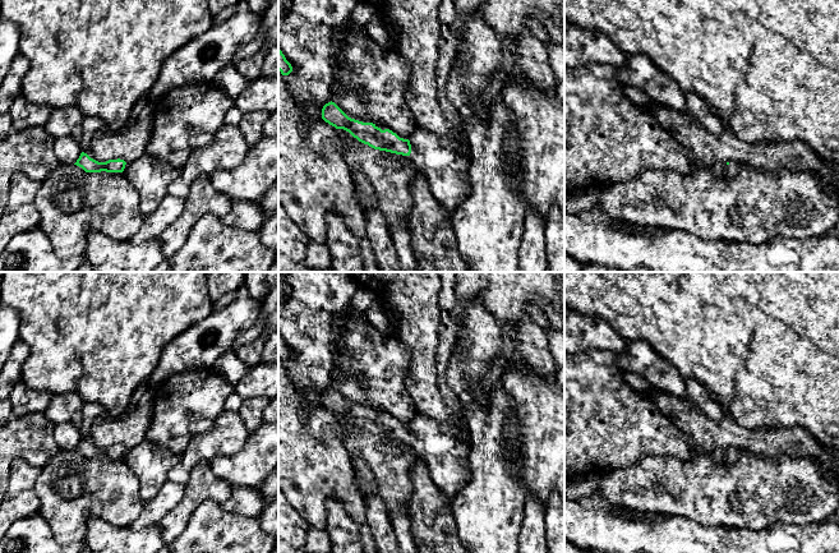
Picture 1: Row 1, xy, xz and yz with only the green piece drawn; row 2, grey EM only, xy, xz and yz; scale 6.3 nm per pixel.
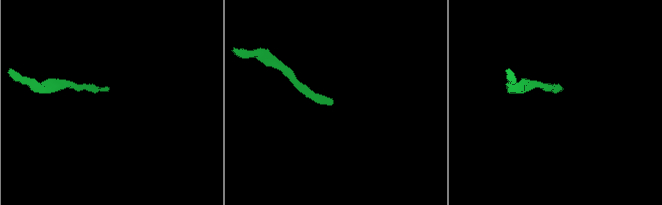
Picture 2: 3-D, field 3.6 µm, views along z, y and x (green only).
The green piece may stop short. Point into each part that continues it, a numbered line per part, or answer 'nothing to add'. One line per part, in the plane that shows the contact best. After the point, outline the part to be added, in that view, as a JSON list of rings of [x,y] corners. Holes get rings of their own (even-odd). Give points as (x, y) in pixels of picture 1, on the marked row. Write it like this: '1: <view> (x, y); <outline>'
1: xz (441, 160); [[[424,130],[414,132],[410,138],[410,144],[410,158],[412,160],[416,171],[425,178],[432,194],[442,204],[444,212],[451,220],[452,212],[471,193],[469,155],[456,139]]]

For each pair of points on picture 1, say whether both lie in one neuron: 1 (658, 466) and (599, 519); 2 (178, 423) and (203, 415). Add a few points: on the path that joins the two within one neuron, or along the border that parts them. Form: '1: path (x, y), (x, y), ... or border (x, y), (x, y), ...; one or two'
1: border (584, 497), (598, 493), (613, 505); two
2: path (184, 416), (197, 415); one

